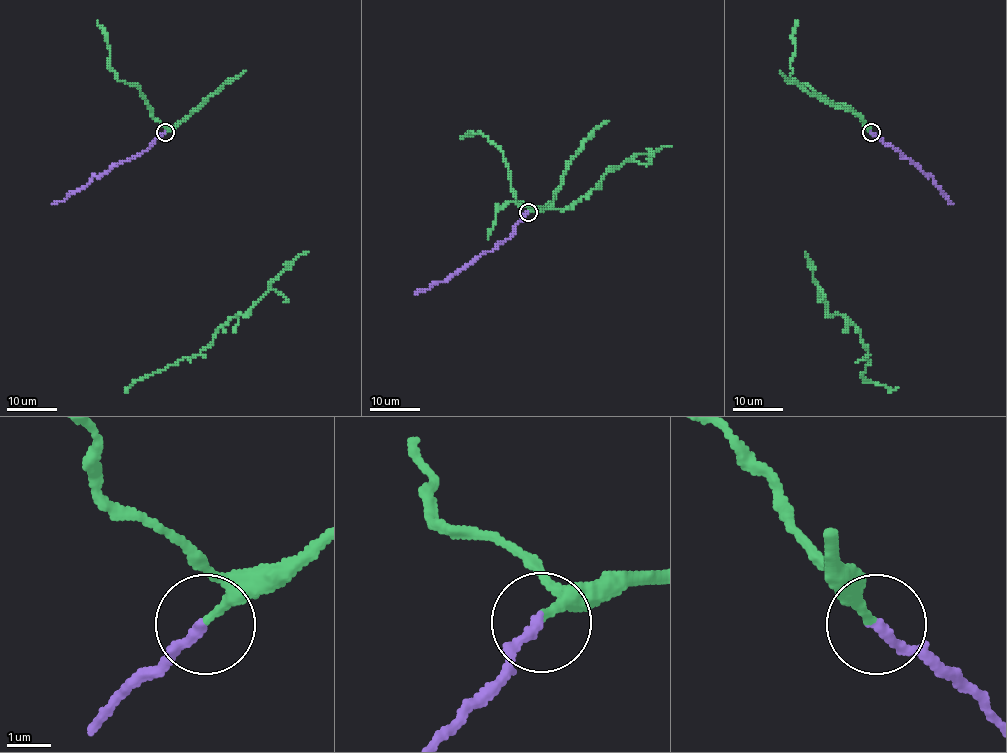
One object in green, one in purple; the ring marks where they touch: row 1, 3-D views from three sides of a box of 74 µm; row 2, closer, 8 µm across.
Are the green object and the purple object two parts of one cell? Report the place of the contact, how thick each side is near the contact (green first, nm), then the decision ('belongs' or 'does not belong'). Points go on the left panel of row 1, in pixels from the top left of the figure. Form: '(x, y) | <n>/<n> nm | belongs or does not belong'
(165, 132) | 220/240 nm | belongs

